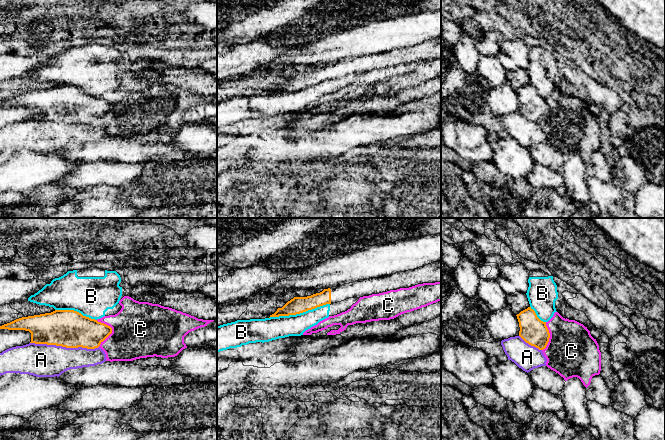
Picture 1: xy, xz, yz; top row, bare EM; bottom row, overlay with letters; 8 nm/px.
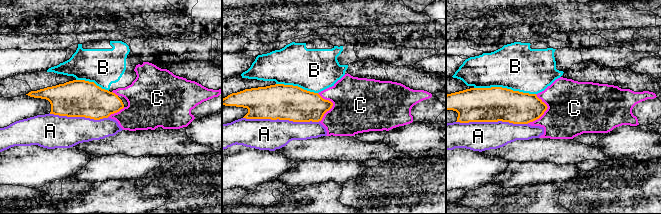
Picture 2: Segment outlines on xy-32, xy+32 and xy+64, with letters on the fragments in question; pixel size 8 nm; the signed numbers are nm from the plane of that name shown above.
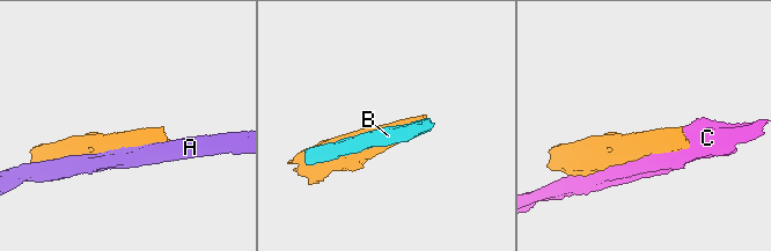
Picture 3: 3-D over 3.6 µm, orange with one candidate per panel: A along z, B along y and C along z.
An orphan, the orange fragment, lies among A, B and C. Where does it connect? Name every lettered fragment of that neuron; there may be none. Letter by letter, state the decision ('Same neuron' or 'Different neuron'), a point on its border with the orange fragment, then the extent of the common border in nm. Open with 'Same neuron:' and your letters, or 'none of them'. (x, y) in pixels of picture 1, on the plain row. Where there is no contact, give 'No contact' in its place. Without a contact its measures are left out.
Same neuron: none of them
A: Different neuron. Touches orange at xy (64, 122). Shared border 550 nm
B: Different neuron. Touches orange at xz (299, 89). Shared border 500 nm
C: Different neuron. Touches orange at xy (111, 106). Shared border 220 nm

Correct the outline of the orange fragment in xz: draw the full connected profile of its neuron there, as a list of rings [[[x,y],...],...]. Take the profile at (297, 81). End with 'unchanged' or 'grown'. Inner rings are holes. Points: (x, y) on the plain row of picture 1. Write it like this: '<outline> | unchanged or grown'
[[[441,37],[433,38],[415,46],[397,48],[379,54],[358,56],[328,65],[307,73],[294,73],[270,93],[296,91],[317,83],[337,79],[349,74],[360,74],[423,59],[441,58]]] | grown

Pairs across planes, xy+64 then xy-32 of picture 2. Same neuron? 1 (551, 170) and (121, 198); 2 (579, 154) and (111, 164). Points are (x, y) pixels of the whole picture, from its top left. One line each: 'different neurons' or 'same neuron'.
1: different neurons
2: different neurons

